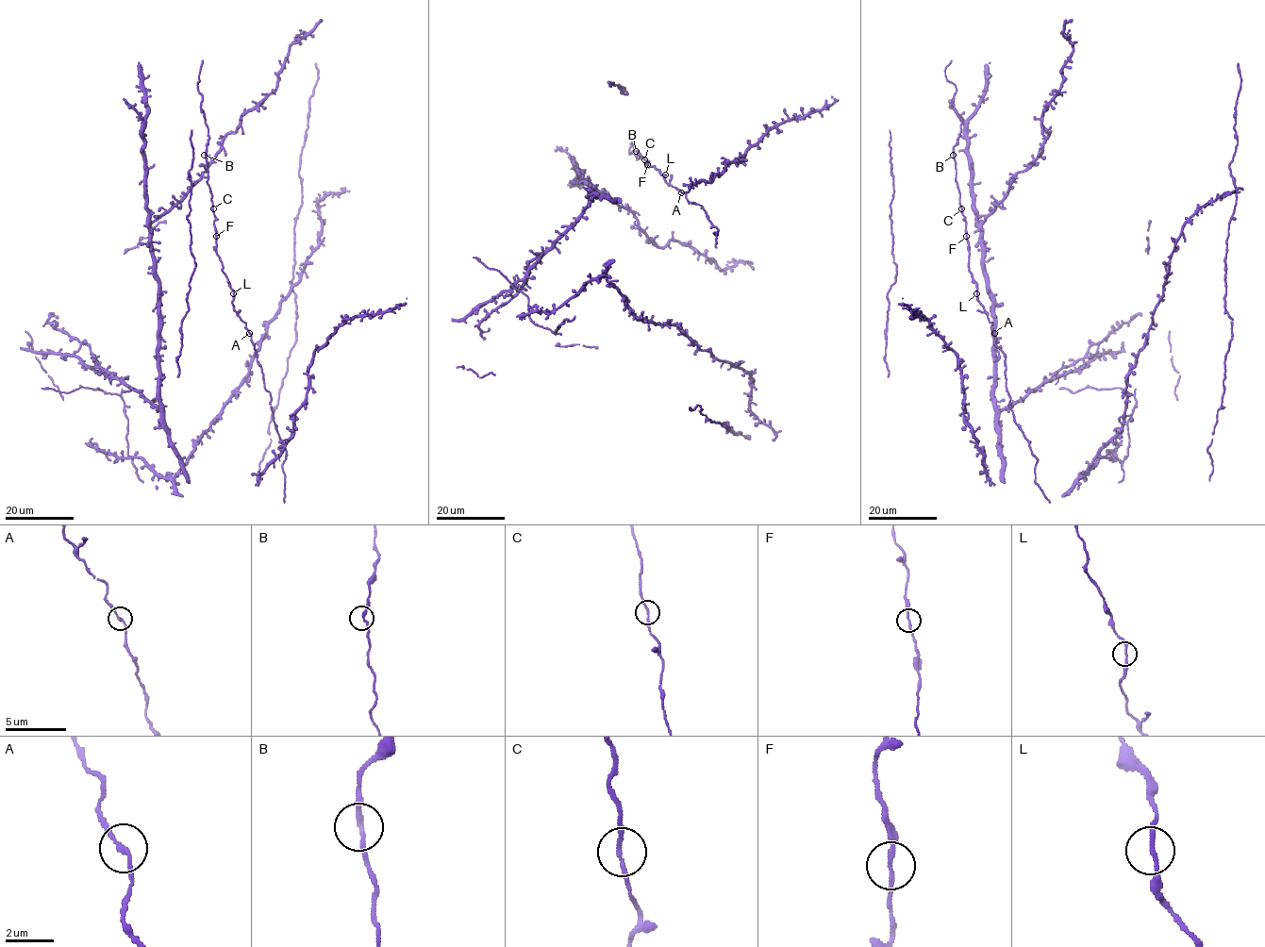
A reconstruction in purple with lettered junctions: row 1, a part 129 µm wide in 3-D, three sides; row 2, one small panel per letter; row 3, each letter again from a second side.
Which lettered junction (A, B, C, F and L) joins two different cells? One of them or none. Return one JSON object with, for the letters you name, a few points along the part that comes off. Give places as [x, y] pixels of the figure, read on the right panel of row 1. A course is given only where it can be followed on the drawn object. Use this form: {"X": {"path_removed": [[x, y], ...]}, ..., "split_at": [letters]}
{"split_at": []}

